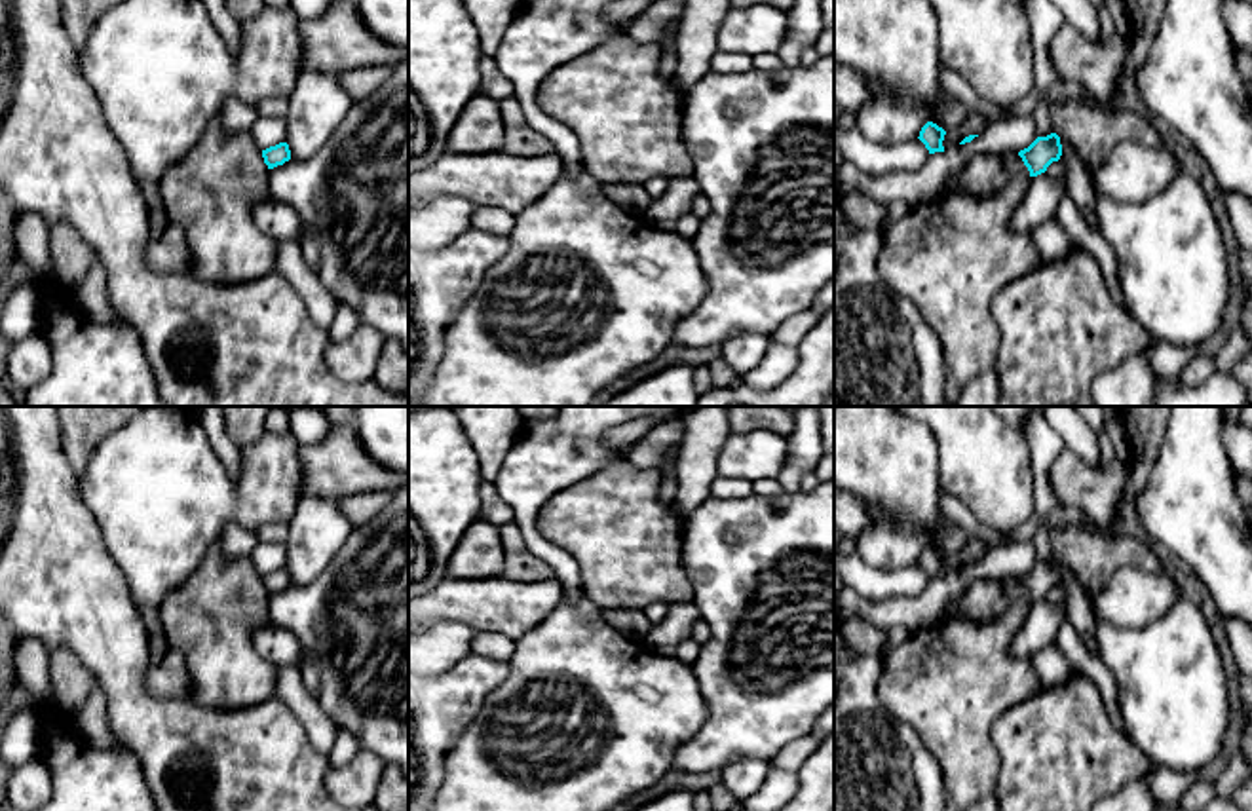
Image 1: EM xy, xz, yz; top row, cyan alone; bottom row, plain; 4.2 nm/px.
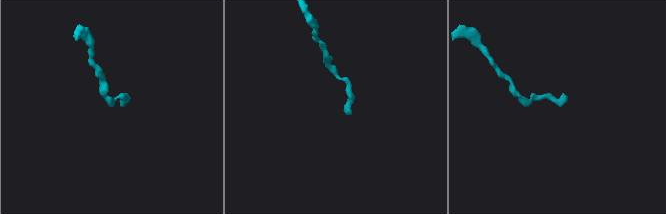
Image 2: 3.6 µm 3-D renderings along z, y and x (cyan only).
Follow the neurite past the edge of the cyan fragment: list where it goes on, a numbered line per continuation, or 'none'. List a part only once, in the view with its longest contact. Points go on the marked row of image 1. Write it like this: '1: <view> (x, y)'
1: yz (1080, 185)

